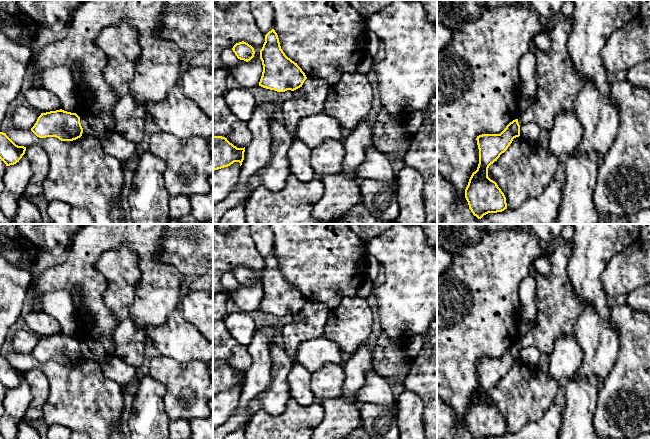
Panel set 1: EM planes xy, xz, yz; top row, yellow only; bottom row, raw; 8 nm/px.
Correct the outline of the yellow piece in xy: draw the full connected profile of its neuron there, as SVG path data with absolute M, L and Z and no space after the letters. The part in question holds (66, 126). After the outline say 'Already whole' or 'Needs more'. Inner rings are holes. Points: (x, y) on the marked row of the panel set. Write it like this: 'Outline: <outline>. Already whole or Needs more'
Outline: M62 109L41 113L31 131L39 138L56 137L73 141L82 136L83 128L76 113Z. Already whole

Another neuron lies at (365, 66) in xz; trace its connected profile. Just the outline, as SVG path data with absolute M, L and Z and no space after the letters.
M368 53L367 56L363 59L363 61L358 66L357 71L359 73L368 75L371 72L373 63L374 63L374 57Z

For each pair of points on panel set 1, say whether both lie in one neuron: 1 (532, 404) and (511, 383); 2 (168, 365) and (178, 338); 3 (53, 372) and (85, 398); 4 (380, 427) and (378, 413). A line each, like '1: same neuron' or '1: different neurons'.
1: same neuron
2: different neurons
3: same neuron
4: same neuron

